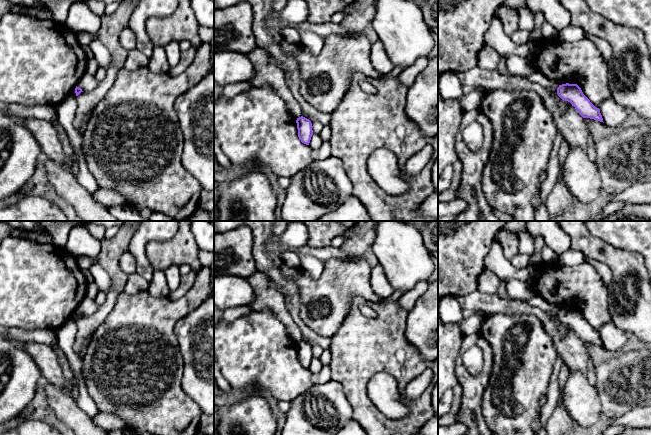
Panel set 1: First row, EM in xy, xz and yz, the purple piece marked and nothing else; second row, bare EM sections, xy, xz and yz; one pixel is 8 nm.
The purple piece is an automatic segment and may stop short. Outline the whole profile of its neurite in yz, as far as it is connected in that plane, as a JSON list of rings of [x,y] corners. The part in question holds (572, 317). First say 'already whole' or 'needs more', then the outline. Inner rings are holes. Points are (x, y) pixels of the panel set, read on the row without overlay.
already whole | [[[566,307],[559,309],[557,318],[562,324],[570,326],[583,342],[603,346],[600,333],[590,326],[577,308]]]

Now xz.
already whole | [[[301,340],[297,342],[298,361],[302,367],[309,369],[313,359],[312,347],[309,343]]]

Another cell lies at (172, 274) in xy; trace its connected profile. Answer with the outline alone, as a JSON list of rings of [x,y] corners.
[[[171,265],[164,270],[167,286],[170,291],[174,291],[179,288],[181,274],[179,272],[178,265]]]

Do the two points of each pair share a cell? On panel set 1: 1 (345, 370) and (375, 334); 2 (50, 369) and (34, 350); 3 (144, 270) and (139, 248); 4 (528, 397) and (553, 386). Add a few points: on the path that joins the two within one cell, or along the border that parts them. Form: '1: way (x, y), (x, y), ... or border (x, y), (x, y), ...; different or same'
1: way (354, 361), (356, 355), (368, 343); same
2: way (48, 364), (39, 355); same
3: way (143, 265), (139, 253); same
4: border (553, 365), (546, 393); different

